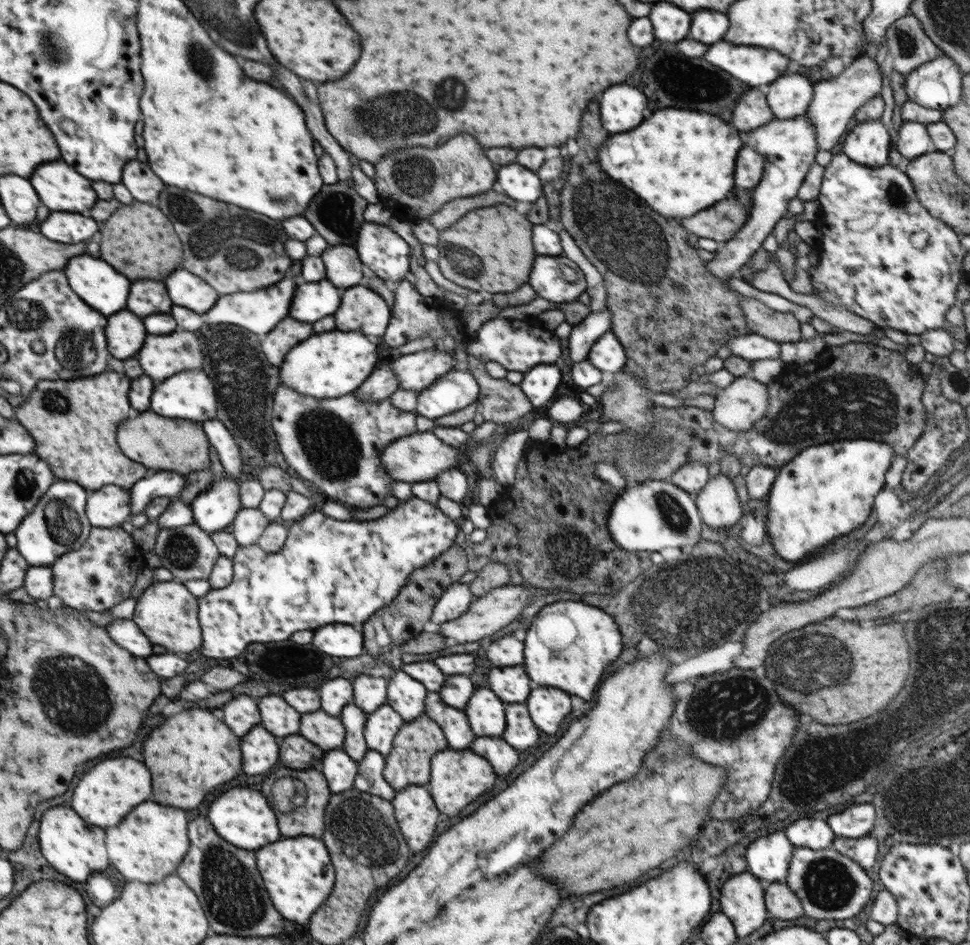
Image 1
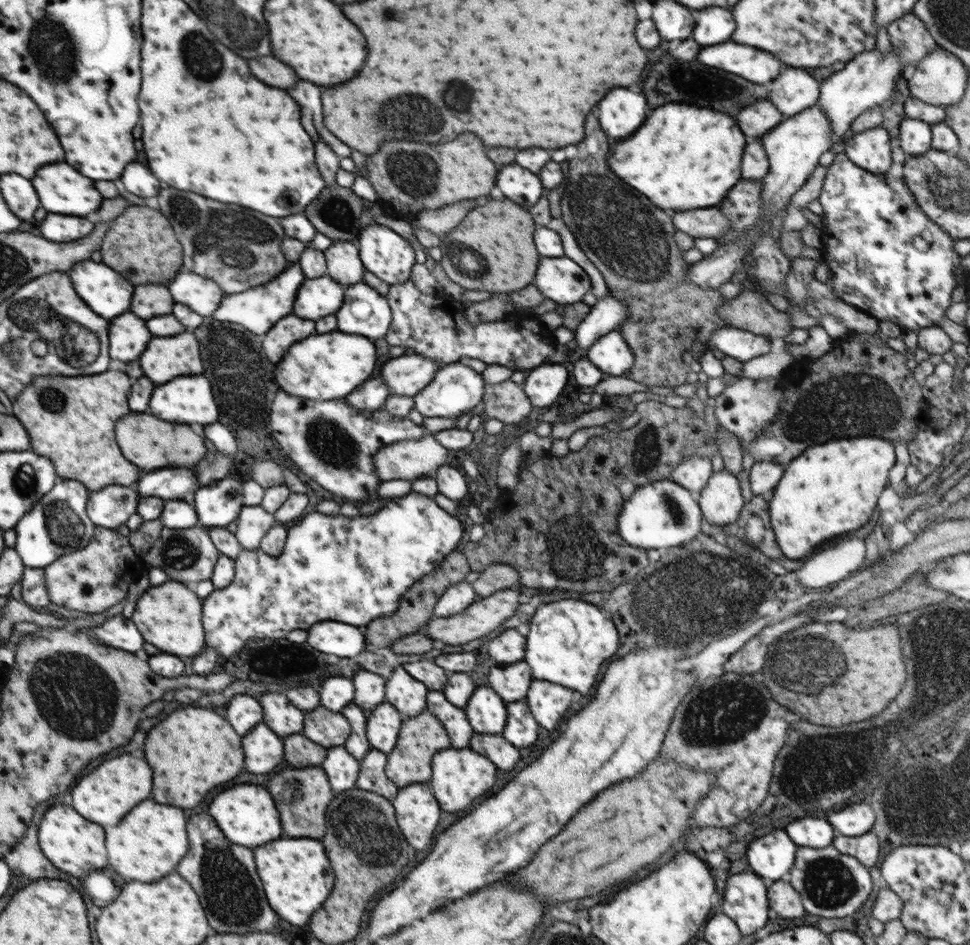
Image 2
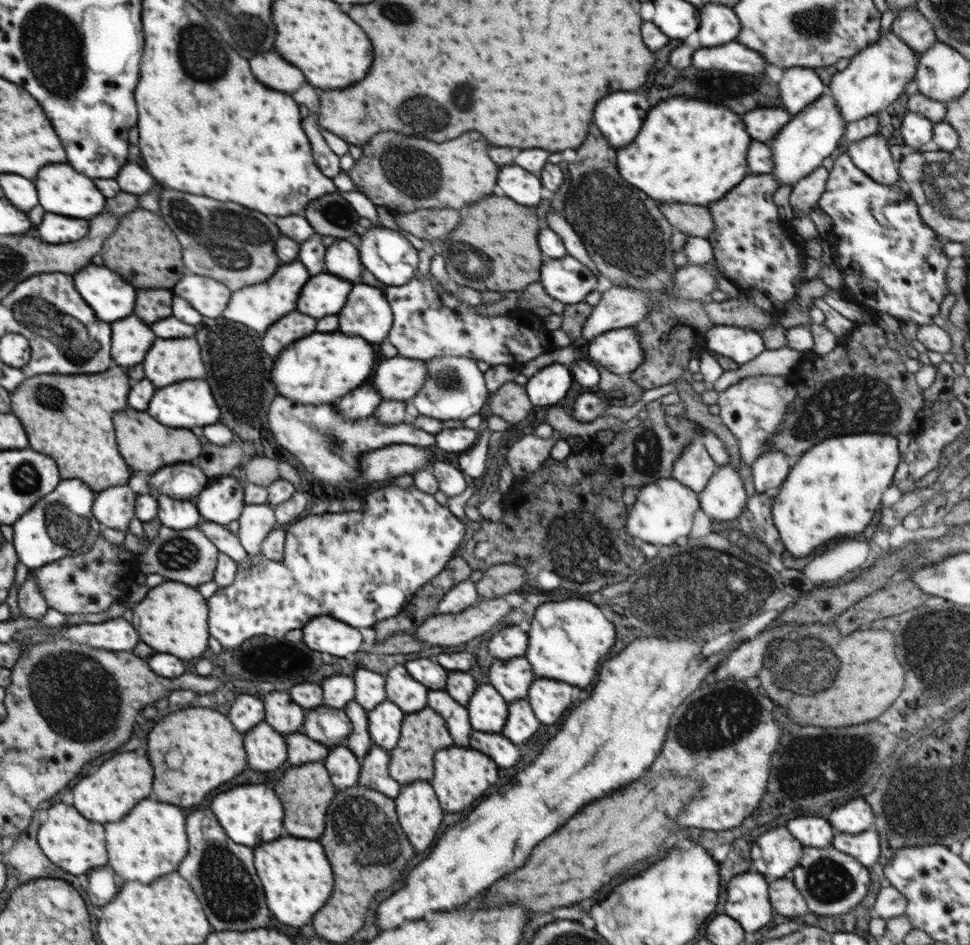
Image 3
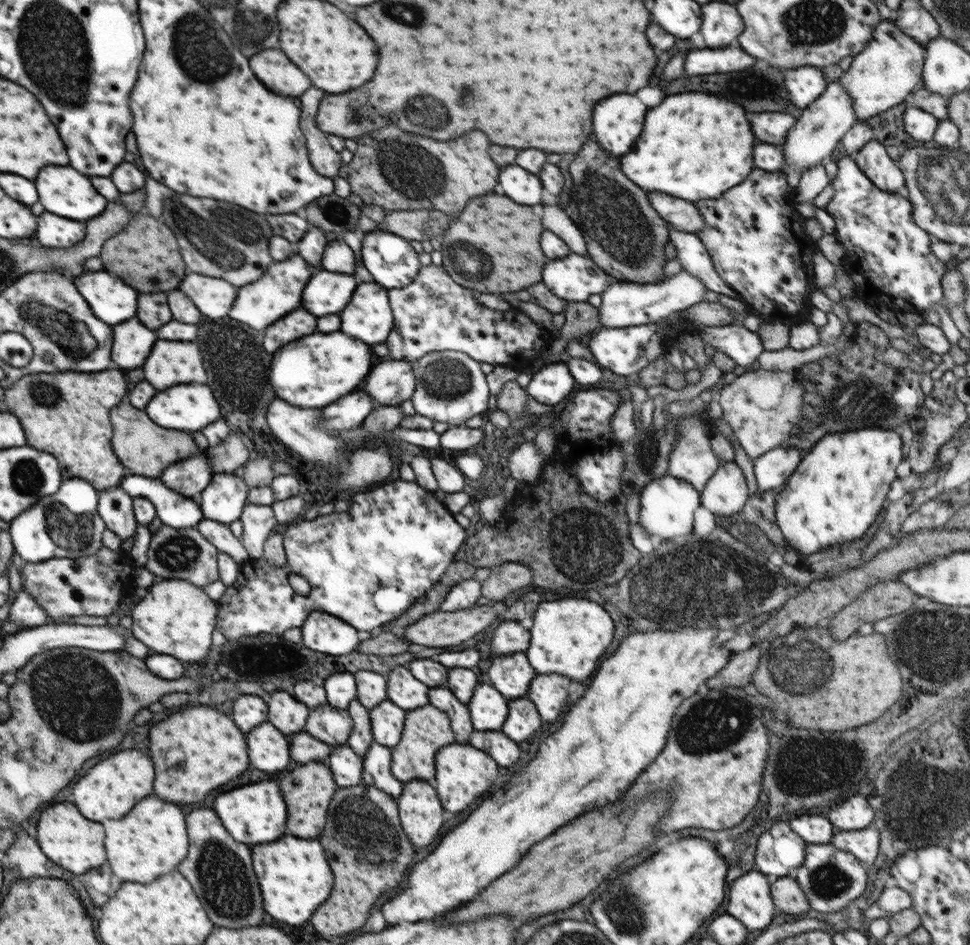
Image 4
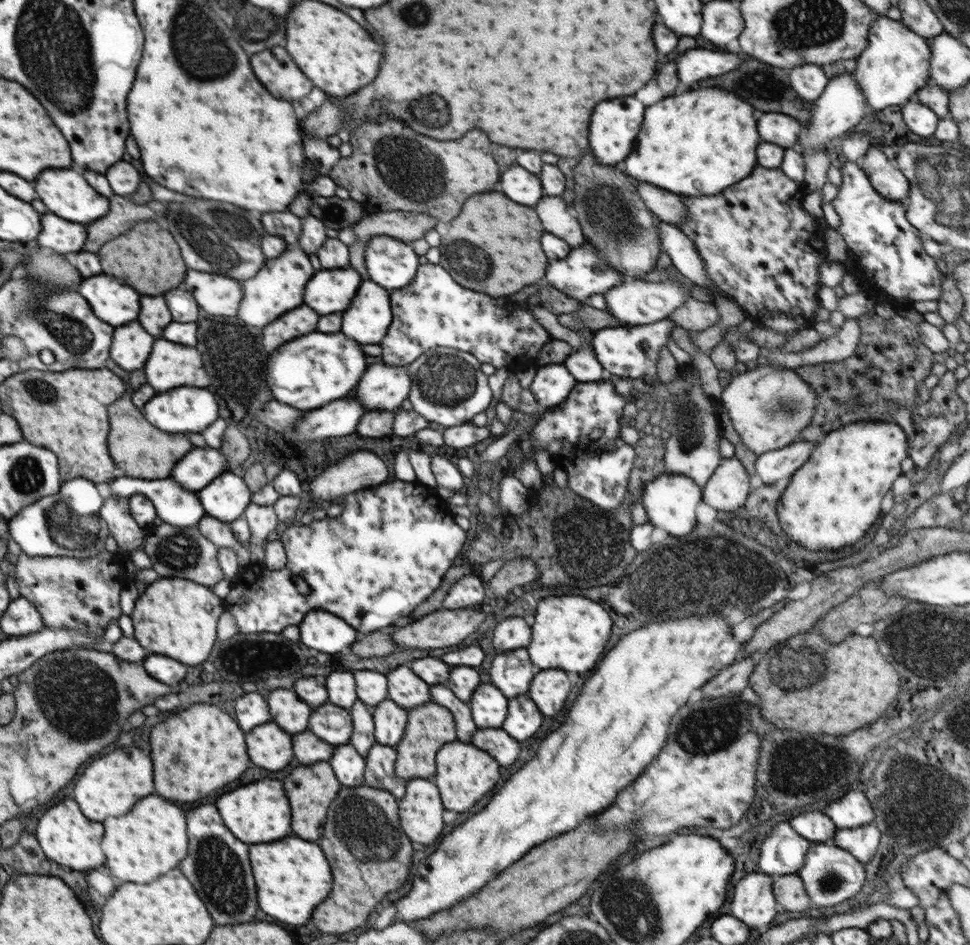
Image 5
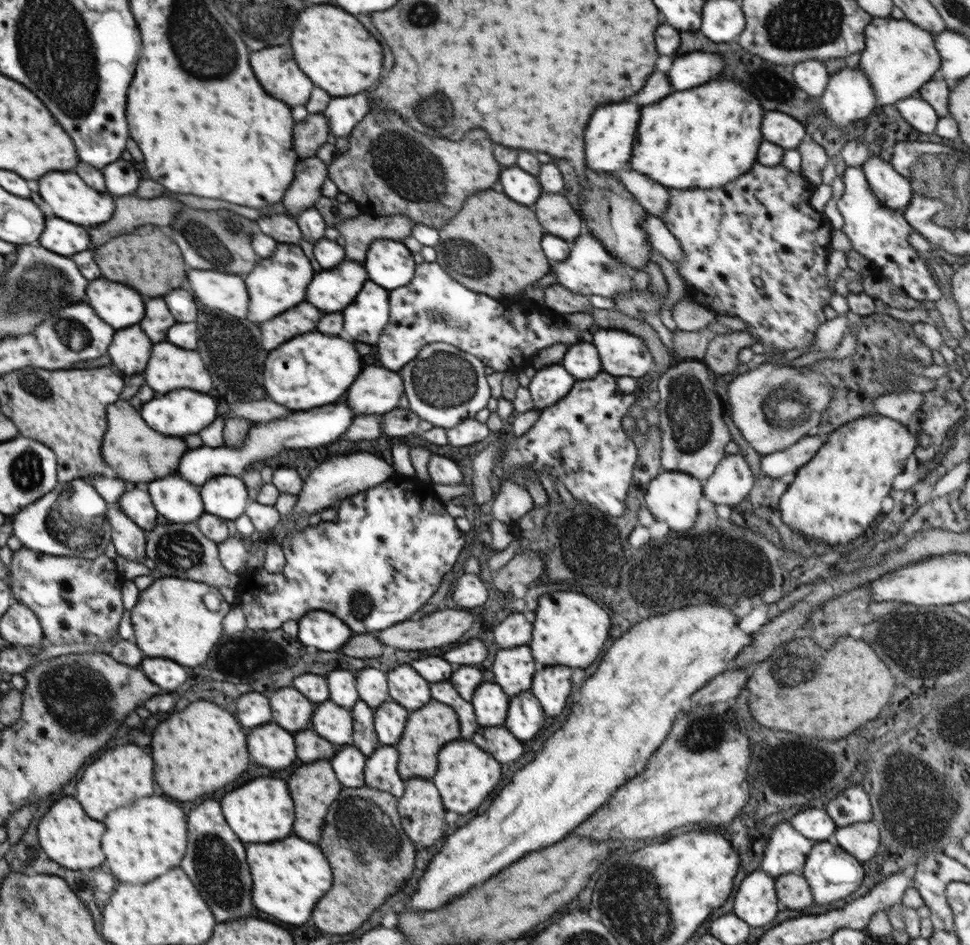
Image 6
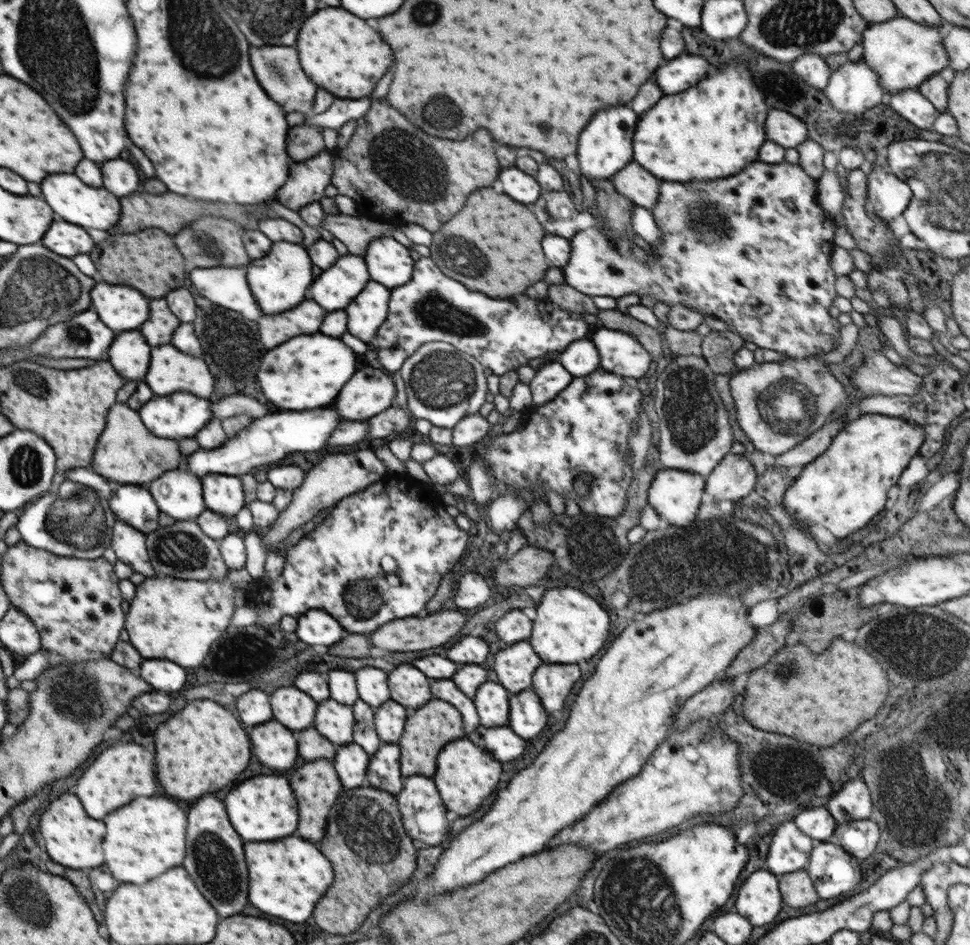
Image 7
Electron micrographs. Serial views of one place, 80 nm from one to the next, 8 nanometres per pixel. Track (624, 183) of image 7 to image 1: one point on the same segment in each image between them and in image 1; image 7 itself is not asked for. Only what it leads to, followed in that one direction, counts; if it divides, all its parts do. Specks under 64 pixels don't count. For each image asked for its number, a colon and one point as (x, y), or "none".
1: (720, 222)
2: (709, 222)
3: (695, 220)
4: (682, 215)
5: (668, 207)
6: (652, 196)

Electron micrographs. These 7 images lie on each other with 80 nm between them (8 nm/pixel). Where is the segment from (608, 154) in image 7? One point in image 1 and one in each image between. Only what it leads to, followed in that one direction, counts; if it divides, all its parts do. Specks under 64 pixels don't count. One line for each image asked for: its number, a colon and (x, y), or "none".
1: (622, 107)
2: (620, 112)
3: (619, 117)
4: (618, 121)
5: (615, 124)
6: (610, 135)

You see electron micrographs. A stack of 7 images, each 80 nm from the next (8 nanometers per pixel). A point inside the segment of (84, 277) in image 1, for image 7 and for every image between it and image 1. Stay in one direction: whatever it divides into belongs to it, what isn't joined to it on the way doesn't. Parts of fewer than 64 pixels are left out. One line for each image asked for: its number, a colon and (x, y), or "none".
2: (107, 293)
3: (110, 298)
4: (111, 300)
5: (115, 303)
6: (120, 306)
7: (121, 308)

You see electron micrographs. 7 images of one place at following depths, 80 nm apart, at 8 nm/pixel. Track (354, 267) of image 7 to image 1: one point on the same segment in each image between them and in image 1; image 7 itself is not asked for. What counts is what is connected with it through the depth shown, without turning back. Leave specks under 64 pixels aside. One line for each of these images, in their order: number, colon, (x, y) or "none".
1: (316, 299)
2: (320, 296)
3: (326, 293)
4: (328, 292)
5: (328, 291)
6: (338, 286)

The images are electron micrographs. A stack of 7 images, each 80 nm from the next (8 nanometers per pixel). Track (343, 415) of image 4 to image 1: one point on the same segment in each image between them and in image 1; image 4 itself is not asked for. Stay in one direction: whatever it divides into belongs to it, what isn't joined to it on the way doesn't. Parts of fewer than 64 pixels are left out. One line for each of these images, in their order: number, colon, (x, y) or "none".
1: (383, 383)
2: (372, 394)
3: (361, 403)

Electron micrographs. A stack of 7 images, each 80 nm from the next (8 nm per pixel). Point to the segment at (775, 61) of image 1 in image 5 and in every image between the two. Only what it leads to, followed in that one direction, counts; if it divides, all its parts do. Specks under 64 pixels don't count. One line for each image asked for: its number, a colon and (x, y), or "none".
2: (754, 65)
3: (734, 57)
4: (732, 59)
5: (695, 65)

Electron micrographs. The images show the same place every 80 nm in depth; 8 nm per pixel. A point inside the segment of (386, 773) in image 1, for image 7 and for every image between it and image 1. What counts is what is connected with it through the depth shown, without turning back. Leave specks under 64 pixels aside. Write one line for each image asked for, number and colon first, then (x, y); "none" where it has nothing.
2: (420, 737)
3: (422, 733)
4: (426, 730)
5: (428, 727)
6: (430, 727)
7: (427, 731)

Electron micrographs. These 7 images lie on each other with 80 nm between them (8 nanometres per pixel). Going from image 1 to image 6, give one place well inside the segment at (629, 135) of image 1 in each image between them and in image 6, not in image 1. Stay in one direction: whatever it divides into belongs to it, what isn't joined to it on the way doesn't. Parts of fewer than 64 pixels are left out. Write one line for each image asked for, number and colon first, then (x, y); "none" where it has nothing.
2: (683, 157)
3: (691, 151)
4: (694, 146)
5: (699, 143)
6: (706, 137)

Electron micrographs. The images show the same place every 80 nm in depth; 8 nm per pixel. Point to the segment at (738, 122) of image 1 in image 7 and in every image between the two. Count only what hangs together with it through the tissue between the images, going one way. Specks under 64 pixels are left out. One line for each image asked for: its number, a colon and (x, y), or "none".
2: (756, 121)
3: (763, 125)
4: (771, 127)
5: (780, 129)
6: (783, 130)
7: (785, 129)

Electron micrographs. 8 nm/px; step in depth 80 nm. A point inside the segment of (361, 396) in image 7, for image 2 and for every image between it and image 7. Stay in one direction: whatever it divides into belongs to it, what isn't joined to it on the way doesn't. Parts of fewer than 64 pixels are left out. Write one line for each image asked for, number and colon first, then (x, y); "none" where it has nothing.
2: (406, 375)
3: (397, 378)
4: (390, 382)
5: (384, 387)
6: (377, 391)

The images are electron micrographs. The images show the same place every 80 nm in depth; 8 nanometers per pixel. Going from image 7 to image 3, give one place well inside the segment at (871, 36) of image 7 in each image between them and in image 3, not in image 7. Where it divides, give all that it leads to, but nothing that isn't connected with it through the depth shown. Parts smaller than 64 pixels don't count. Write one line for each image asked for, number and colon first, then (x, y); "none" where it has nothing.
3: (875, 78)
4: (884, 74)
5: (896, 63)
6: (899, 57)

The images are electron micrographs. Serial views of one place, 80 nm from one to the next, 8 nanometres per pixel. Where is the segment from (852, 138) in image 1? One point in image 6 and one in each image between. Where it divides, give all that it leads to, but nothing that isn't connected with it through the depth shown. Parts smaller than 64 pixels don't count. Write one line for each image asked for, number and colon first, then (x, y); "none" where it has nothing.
2: (870, 150)
3: (871, 154)
4: (872, 159)
5: (890, 182)
6: (893, 191)

